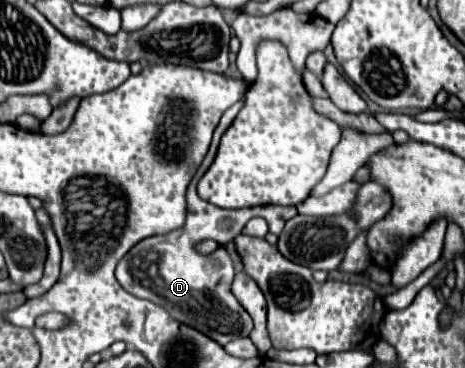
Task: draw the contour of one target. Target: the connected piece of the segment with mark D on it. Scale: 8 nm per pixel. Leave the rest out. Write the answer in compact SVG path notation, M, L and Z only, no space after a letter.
M245 94L243 98L229 108L220 119L217 130L213 133L213 142L209 147L205 160L201 163L197 172L193 176L186 194L187 200L187 222L183 228L179 230L173 230L169 234L163 234L163 236L151 236L151 238L145 238L141 240L139 244L135 244L123 258L121 262L117 264L117 270L115 270L115 276L119 280L119 284L131 292L133 296L139 296L139 298L145 298L145 300L151 300L155 304L161 304L161 306L167 306L167 310L171 312L171 316L187 326L193 326L197 328L199 332L205 332L209 338L213 338L215 342L219 342L221 346L239 338L239 336L249 336L249 332L253 330L253 320L251 316L247 314L247 310L237 302L237 298L231 294L231 282L233 282L233 276L235 276L235 268L233 268L233 260L231 258L221 258L221 254L201 254L197 250L197 244L203 242L203 240L233 240L235 236L241 234L243 226L255 218L255 216L261 216L267 220L269 224L269 232L273 234L281 234L285 222L291 218L291 216L297 216L297 208L285 208L285 206L255 206L255 208L241 208L241 210L225 210L225 208L219 208L209 202L202 200L197 193L197 184L201 180L202 176L207 172L208 168L213 163L215 158L215 152L218 150L218 146L223 136L223 132L231 126L231 122L235 120L238 112L243 107L245 102Z

